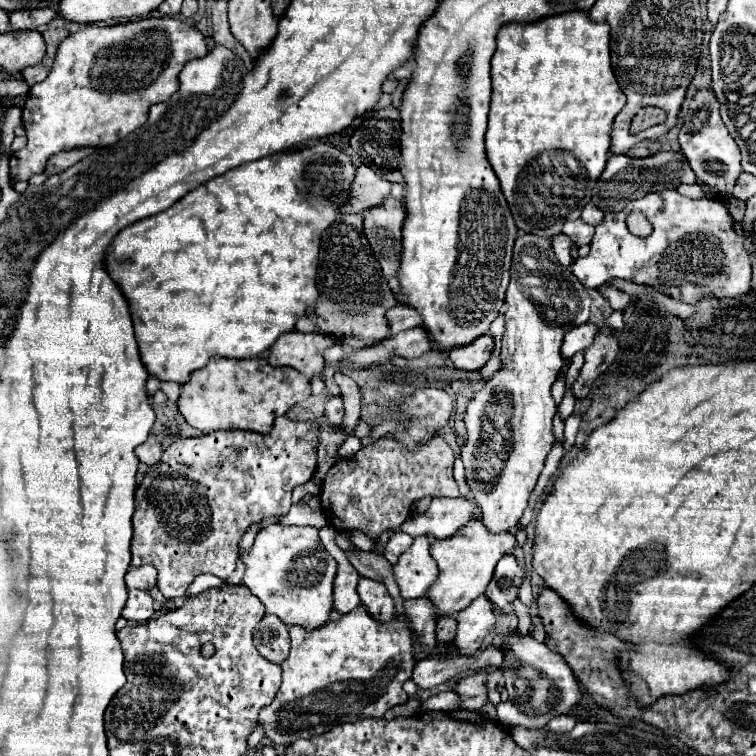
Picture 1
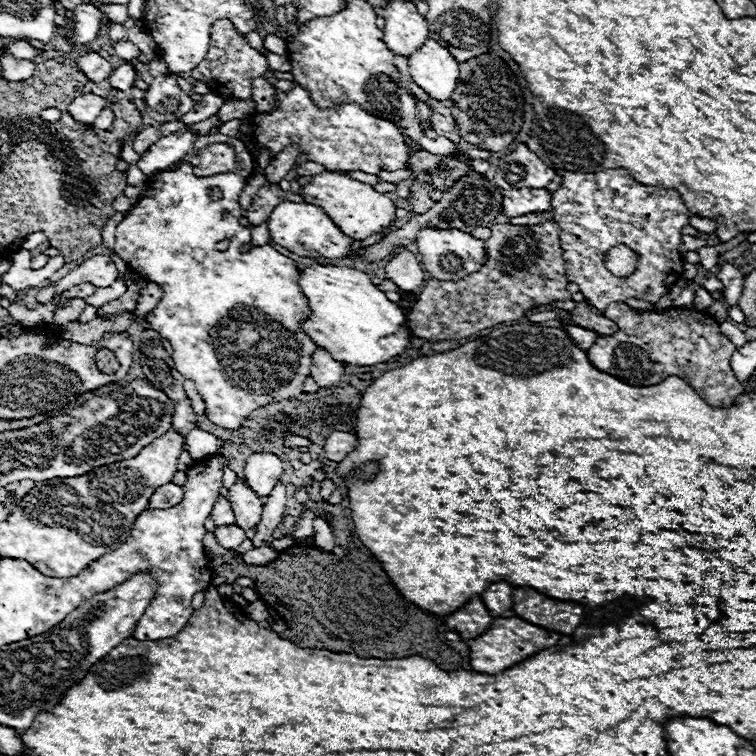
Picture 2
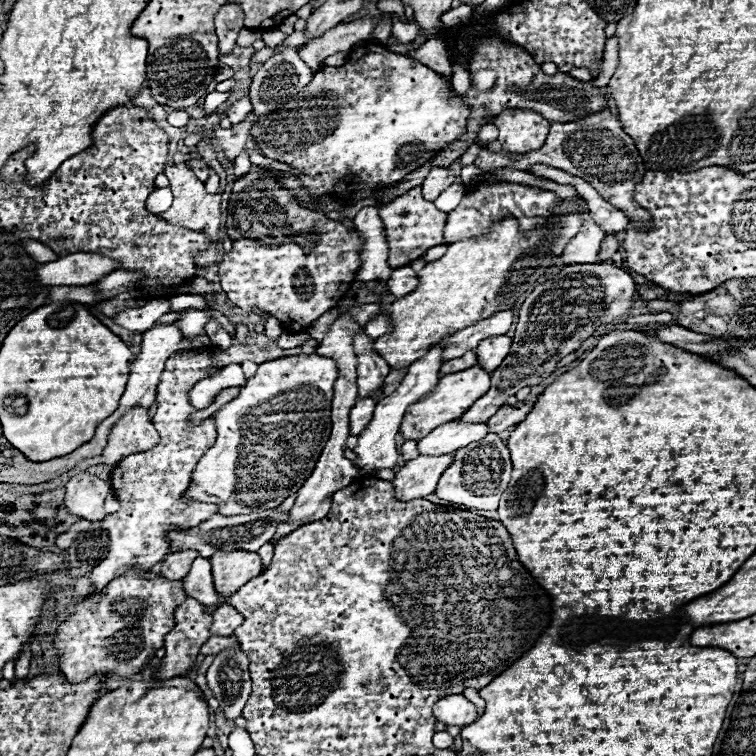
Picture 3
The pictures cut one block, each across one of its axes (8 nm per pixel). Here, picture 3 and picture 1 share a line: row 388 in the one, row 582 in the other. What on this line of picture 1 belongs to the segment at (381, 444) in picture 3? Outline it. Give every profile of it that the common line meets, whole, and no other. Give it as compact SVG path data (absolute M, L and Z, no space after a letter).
M418 536L414 544L400 556L400 560L392 566L396 584L400 588L402 598L420 598L430 588L430 584L438 576L438 566L428 552L428 538Z

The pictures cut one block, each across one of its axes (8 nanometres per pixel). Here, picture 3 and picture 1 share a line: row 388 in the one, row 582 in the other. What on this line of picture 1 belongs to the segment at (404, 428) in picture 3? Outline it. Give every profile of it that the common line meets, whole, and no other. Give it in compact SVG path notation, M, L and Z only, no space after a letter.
M474 518L468 526L460 528L454 536L446 540L436 540L430 544L430 554L438 564L438 578L428 588L424 598L432 598L432 606L436 608L436 618L440 616L452 616L460 610L464 610L472 600L476 600L480 594L484 594L488 582L492 580L492 572L498 564L498 560L504 554L512 554L516 548L516 538L510 532L502 534L490 534L480 518Z

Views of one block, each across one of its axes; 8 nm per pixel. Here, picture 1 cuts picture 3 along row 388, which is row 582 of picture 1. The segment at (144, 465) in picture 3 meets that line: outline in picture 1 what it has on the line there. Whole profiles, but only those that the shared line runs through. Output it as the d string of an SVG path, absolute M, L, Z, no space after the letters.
M288 416L274 420L274 432L254 434L240 430L220 430L196 438L176 440L162 460L148 468L136 490L136 512L132 518L132 566L152 564L158 570L158 586L166 600L186 594L196 574L208 572L226 578L236 570L238 544L252 522L288 514L292 490L306 484L316 472L316 444L320 420L294 422Z

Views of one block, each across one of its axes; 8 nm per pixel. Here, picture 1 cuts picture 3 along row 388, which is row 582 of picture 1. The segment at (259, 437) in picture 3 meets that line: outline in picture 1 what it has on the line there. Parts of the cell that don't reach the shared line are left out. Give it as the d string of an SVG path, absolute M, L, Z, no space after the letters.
M270 524L258 532L252 548L242 554L242 560L246 566L242 586L246 586L264 604L266 614L278 616L286 626L302 626L308 630L316 630L328 622L330 610L334 608L332 584L336 576L336 560L326 552L316 528Z

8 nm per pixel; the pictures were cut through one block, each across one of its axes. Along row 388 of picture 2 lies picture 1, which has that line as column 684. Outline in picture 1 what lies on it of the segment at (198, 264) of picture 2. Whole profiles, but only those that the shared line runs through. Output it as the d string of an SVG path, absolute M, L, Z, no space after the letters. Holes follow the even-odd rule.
M670 188L632 200L632 204L620 212L606 214L596 226L590 254L572 260L570 270L586 288L604 284L612 278L622 278L636 284L648 284L686 304L694 304L702 296L742 296L750 290L752 278L744 238L732 230L732 216L724 202L720 198L692 200ZM632 210L642 210L654 226L654 232L648 238L638 238L628 232L626 216Z

